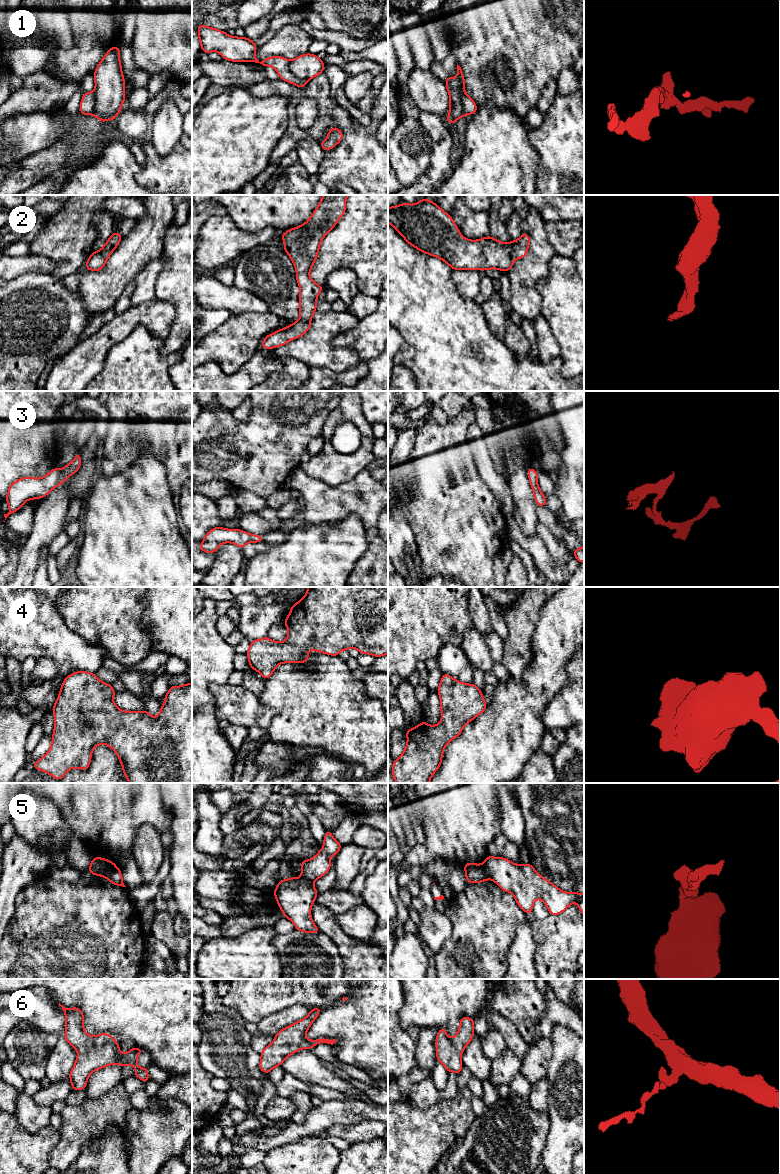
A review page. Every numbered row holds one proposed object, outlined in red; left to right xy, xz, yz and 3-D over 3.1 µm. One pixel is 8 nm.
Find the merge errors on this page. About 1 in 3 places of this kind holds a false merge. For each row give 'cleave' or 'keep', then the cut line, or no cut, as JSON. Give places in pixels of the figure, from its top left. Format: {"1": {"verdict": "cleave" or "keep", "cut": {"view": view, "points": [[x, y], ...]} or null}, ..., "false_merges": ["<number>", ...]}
{"1": {"verdict": "cleave", "cut": {"view": "xz", "points": [[289, 61], [289, 70], [293, 74], [307, 80]]}}, "2": {"verdict": "keep", "cut": null}, "3": {"verdict": "keep", "cut": null}, "4": {"verdict": "keep", "cut": null}, "5": {"verdict": "cleave", "cut": {"view": "yz", "points": [[481, 865], [484, 874], [488, 878]]}}, "6": {"verdict": "keep", "cut": null}, "false_merges": ["1", "5"]}

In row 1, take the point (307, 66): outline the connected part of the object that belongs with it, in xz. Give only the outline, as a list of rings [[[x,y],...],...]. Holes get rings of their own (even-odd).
[[[306,53],[290,61],[290,71],[302,79],[311,80],[321,74],[324,63],[317,55]]]

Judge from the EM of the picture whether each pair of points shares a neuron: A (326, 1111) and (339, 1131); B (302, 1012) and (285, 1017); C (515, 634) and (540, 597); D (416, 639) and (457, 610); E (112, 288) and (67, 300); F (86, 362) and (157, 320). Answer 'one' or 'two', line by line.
A: two
B: one
C: one
D: one
E: two
F: one

